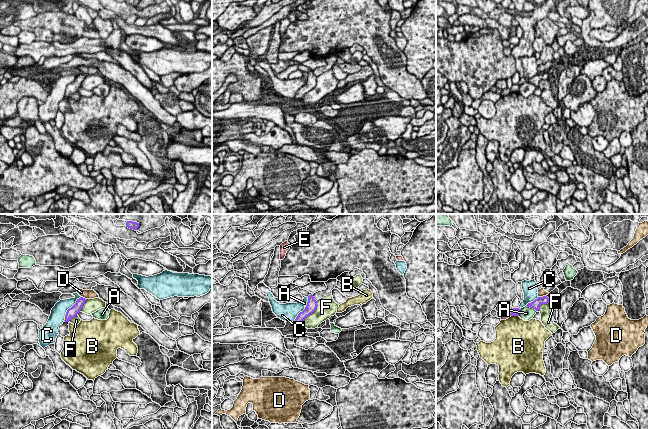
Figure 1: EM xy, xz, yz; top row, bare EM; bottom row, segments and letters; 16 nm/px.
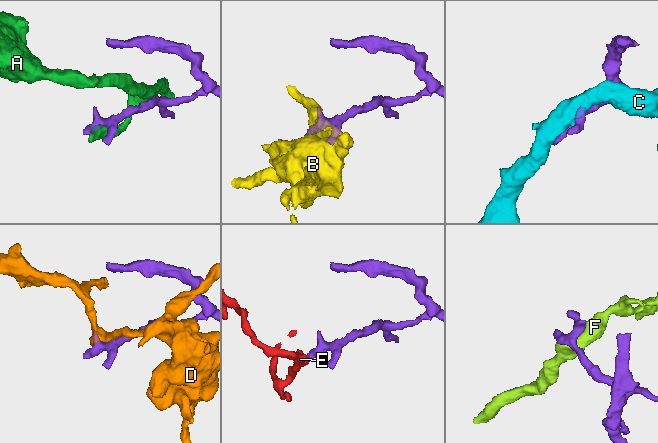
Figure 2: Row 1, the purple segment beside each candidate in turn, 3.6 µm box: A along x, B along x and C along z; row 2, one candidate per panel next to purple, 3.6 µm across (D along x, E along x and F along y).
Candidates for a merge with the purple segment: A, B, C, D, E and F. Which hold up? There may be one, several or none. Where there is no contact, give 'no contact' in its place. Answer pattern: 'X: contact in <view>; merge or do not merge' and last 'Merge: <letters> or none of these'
A: contact in yz; do not merge
B: contact in yz; do not merge
C: contact in xy; do not merge
D: contact in yz; do not merge
E: contact in yz; do not merge
F: contact in xz; do not merge
Merge: none of these

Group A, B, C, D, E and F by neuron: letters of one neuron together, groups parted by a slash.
A / B / C / D / E / F

